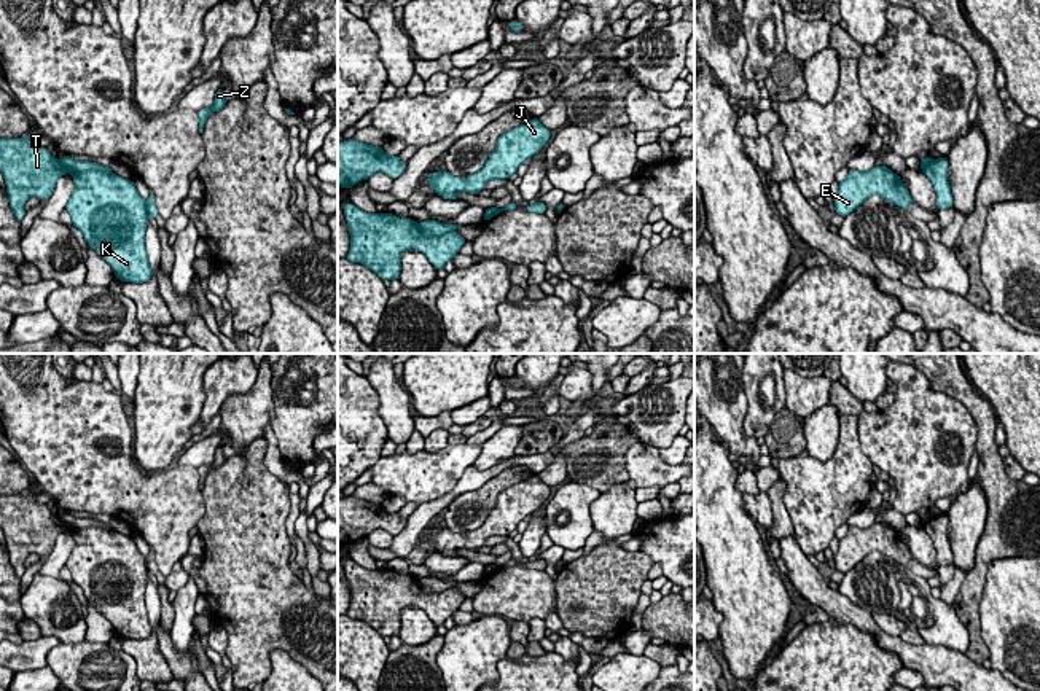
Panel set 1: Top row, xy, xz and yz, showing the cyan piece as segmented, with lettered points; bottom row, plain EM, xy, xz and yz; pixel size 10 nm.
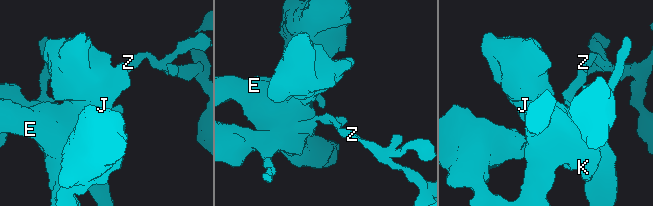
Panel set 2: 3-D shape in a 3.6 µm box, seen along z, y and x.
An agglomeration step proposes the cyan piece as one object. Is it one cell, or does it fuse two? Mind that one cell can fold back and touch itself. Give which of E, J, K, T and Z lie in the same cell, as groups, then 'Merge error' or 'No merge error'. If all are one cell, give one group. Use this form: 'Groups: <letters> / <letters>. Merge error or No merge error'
Groups: E J K T / Z. Merge error

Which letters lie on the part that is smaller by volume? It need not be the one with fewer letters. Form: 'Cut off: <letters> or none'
Cut off: Z

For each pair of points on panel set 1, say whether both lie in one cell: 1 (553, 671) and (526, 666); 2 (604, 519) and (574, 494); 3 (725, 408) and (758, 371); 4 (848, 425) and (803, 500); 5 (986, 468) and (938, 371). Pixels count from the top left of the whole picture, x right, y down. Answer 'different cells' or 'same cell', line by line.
1: same cell
2: different cells
3: different cells
4: same cell
5: same cell

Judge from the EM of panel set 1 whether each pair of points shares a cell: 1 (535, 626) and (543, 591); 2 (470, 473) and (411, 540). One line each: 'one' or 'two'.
1: two
2: one

